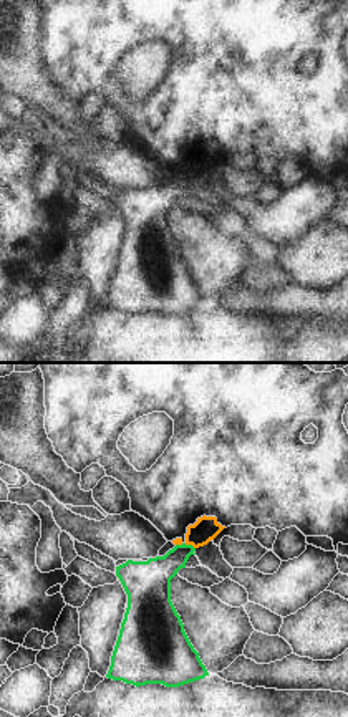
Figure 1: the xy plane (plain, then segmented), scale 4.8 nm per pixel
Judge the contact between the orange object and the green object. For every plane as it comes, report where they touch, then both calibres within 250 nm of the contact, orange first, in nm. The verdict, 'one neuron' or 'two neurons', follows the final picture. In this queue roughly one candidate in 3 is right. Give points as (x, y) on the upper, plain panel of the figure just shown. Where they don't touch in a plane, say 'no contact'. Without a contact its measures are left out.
(186, 173) | 120/190 nm

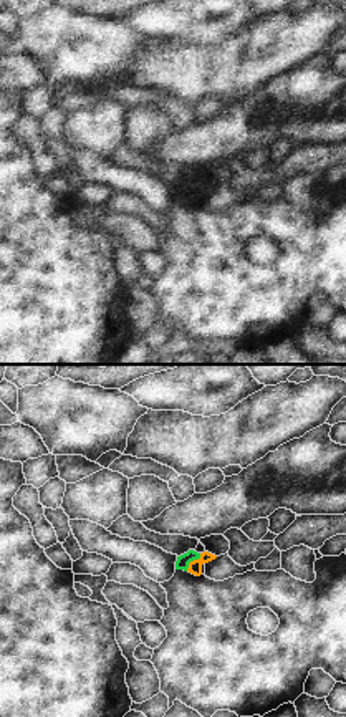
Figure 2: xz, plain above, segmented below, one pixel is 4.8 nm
(194, 189) | 60/70 nm

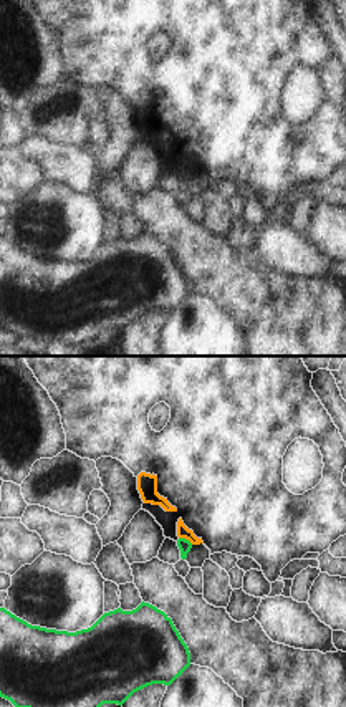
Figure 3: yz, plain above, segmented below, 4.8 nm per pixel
(186, 168) | 60/70 nm

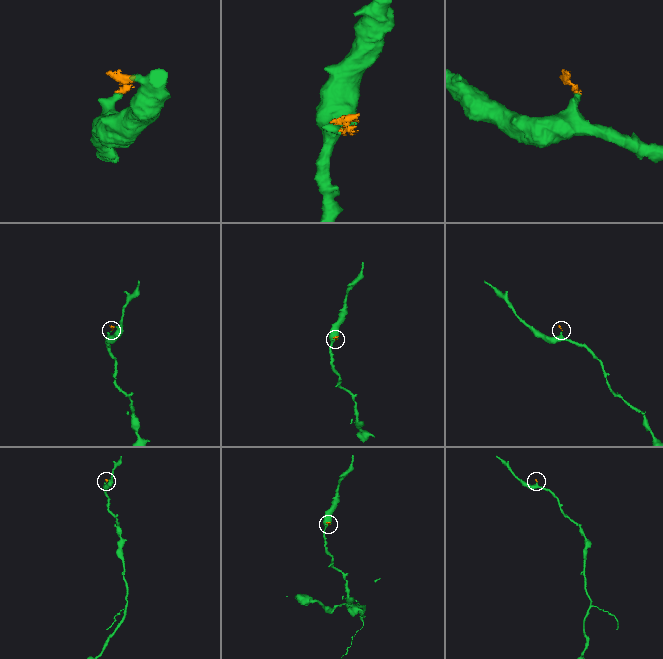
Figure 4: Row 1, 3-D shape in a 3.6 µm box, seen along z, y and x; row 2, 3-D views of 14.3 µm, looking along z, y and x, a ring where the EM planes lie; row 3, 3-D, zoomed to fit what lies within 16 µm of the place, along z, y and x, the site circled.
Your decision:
two neurons

